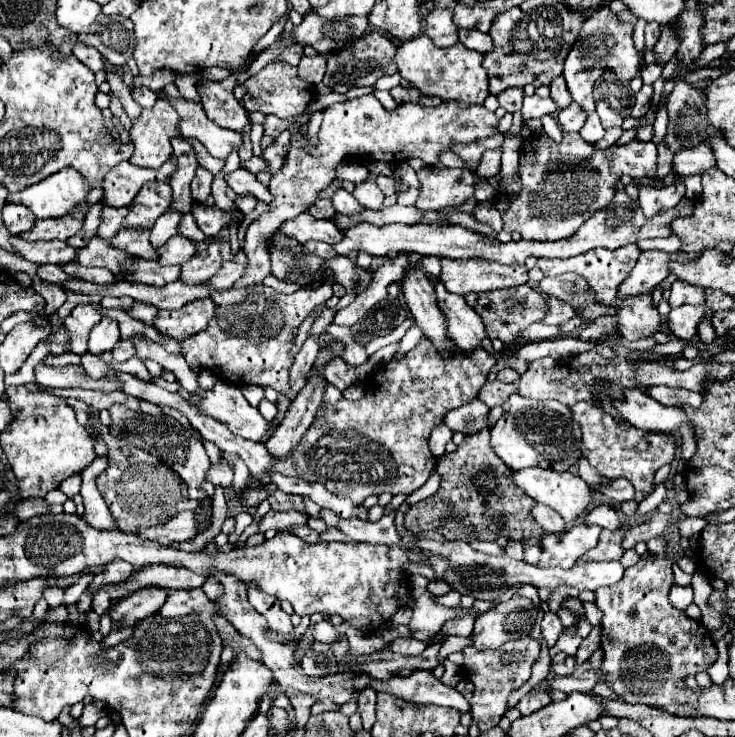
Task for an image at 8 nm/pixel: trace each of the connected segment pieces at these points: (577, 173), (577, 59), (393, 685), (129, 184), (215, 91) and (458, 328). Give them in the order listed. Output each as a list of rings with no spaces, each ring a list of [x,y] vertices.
[[[532,134],[532,136],[528,136],[528,138],[522,142],[522,148],[520,148],[520,170],[518,170],[518,172],[520,172],[524,190],[522,190],[518,196],[510,196],[510,210],[502,214],[504,230],[508,230],[508,232],[520,232],[522,238],[526,238],[526,240],[560,240],[560,238],[572,236],[594,212],[598,212],[598,210],[602,210],[602,208],[608,206],[610,198],[614,198],[614,194],[616,194],[616,182],[618,182],[624,174],[630,174],[632,178],[654,178],[654,176],[656,176],[656,166],[658,166],[658,164],[656,164],[656,144],[652,144],[652,142],[632,140],[632,142],[626,144],[626,146],[614,146],[614,148],[606,148],[606,150],[596,150],[590,142],[582,140],[580,134],[564,134],[564,138],[562,138],[560,144],[556,144],[556,142],[550,140],[550,138],[544,138],[544,136],[540,138],[538,134]]]
[[[600,6],[582,26],[582,34],[578,36],[578,42],[570,50],[566,62],[564,62],[564,80],[568,86],[568,92],[572,100],[586,112],[592,114],[594,100],[592,100],[592,86],[596,78],[604,74],[606,68],[624,68],[624,80],[632,80],[634,74],[638,72],[638,50],[634,48],[632,42],[632,24],[622,24],[618,22],[616,14],[610,12],[608,6]]]
[[[418,670],[410,676],[390,676],[386,680],[372,680],[370,688],[376,692],[388,692],[404,702],[412,704],[438,704],[470,712],[468,700],[454,688],[442,684],[432,672]]]
[[[170,158],[162,168],[152,170],[152,168],[138,168],[132,162],[122,162],[114,170],[110,170],[104,178],[104,202],[106,206],[130,206],[132,200],[136,198],[138,190],[146,182],[168,182],[172,174],[176,172],[176,162]]]
[[[230,74],[222,82],[210,82],[200,78],[200,98],[202,98],[202,108],[206,110],[206,116],[214,120],[218,126],[234,130],[234,132],[244,132],[244,128],[250,124],[250,118],[242,106],[238,106],[238,100],[234,98],[232,90],[236,84],[238,74]]]
[[[436,282],[438,308],[446,314],[450,324],[450,338],[454,338],[456,346],[464,356],[472,356],[478,348],[482,348],[482,340],[488,338],[482,318],[466,304],[466,300],[458,294],[448,292],[442,282]]]

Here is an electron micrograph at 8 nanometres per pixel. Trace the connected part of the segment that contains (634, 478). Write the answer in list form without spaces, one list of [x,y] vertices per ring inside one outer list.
[[[590,402],[574,404],[572,414],[574,414],[576,422],[580,422],[580,426],[582,426],[582,456],[590,462],[590,466],[596,468],[600,474],[604,474],[606,478],[630,480],[632,486],[636,488],[634,500],[644,500],[644,496],[654,490],[654,472],[674,460],[674,452],[676,452],[674,436],[668,436],[662,432],[644,432],[634,426],[618,426],[608,414],[602,414],[602,410],[598,410],[598,406],[590,406]]]

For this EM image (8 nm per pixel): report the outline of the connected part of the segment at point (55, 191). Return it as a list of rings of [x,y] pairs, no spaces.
[[[60,170],[50,178],[8,196],[8,202],[24,204],[36,218],[60,218],[70,210],[84,210],[90,184],[76,170]]]

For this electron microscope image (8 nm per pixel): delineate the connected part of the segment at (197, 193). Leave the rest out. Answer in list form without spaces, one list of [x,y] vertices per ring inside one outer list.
[[[198,166],[196,176],[192,180],[192,198],[196,202],[204,202],[208,198],[208,194],[210,194],[210,184],[212,184],[212,172]]]

